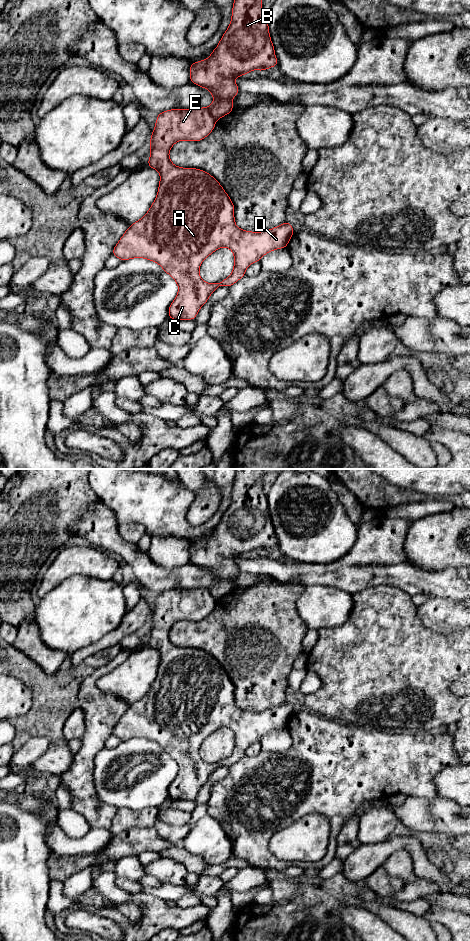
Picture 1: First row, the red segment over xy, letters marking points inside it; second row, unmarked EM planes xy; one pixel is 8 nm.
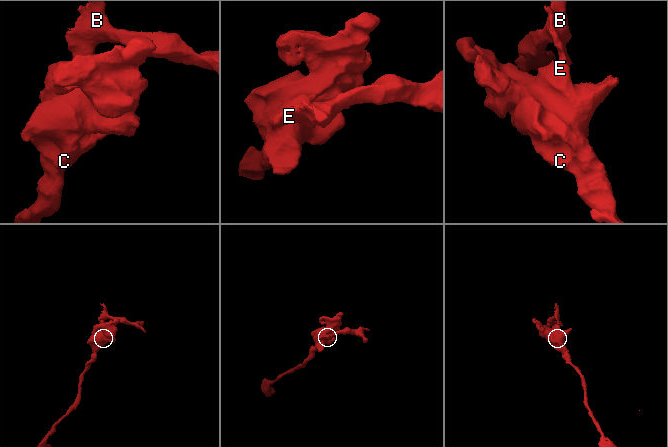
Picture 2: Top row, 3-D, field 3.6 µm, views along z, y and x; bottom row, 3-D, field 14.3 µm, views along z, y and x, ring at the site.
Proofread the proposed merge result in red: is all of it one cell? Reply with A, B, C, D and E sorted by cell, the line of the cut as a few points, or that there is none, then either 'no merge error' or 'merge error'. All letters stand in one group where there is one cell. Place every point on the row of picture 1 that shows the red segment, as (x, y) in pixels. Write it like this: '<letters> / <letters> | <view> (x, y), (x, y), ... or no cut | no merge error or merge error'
A C D E / B | xy (207, 108), (216, 119) | merge error

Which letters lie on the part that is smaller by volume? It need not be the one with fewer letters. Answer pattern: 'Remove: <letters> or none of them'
Remove: B

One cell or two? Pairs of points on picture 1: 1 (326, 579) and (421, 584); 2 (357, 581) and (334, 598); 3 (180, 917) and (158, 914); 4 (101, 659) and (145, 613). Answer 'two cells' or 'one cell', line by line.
1: one cell
2: two cells
3: one cell
4: two cells

